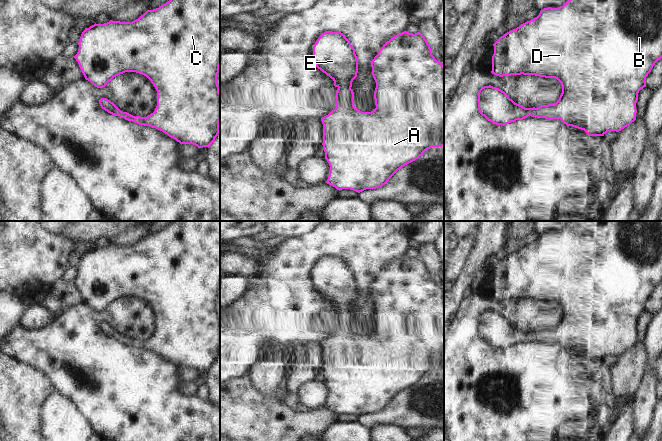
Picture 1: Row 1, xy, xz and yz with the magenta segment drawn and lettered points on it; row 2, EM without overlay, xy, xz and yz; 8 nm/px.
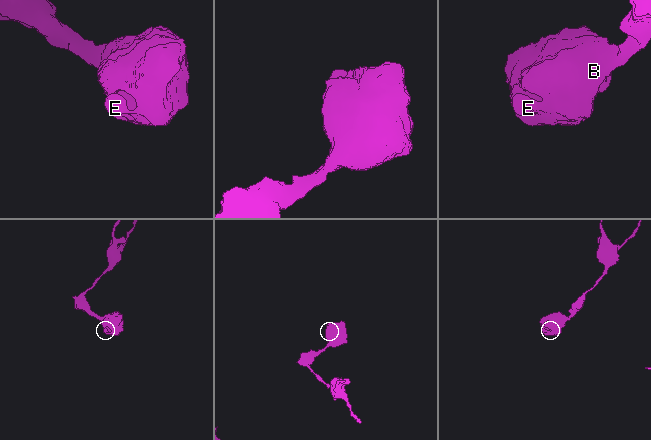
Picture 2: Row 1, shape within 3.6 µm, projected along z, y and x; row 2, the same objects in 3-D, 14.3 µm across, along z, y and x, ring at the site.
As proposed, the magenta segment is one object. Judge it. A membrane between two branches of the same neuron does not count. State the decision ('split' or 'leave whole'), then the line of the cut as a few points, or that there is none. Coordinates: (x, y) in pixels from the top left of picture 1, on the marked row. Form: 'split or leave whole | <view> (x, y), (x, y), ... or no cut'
leave whole | no cut

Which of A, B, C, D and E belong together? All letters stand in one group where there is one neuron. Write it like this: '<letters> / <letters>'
A B C D E

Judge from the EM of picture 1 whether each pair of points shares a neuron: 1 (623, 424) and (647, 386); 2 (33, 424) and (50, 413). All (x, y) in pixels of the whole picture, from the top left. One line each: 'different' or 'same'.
1: different
2: different

